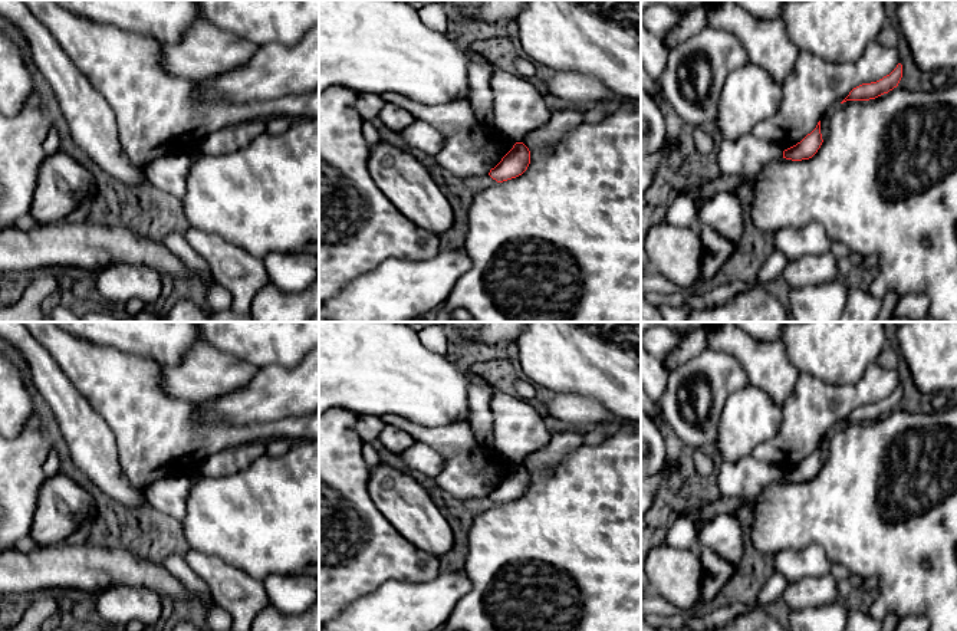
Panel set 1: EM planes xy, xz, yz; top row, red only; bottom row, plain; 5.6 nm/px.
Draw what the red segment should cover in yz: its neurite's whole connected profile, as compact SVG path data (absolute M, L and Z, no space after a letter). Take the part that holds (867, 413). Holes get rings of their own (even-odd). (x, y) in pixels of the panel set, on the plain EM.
M898 385L897 390L889 397L884 398L882 401L877 404L871 404L871 405L862 405L854 410L841 425L846 423L875 421L884 415L888 415L894 410L897 410L901 400L902 400L902 387Z

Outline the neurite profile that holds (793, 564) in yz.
M810 543L802 549L785 549L775 556L775 572L780 572L787 582L798 582L809 576L823 576L831 572L832 563L823 549Z

